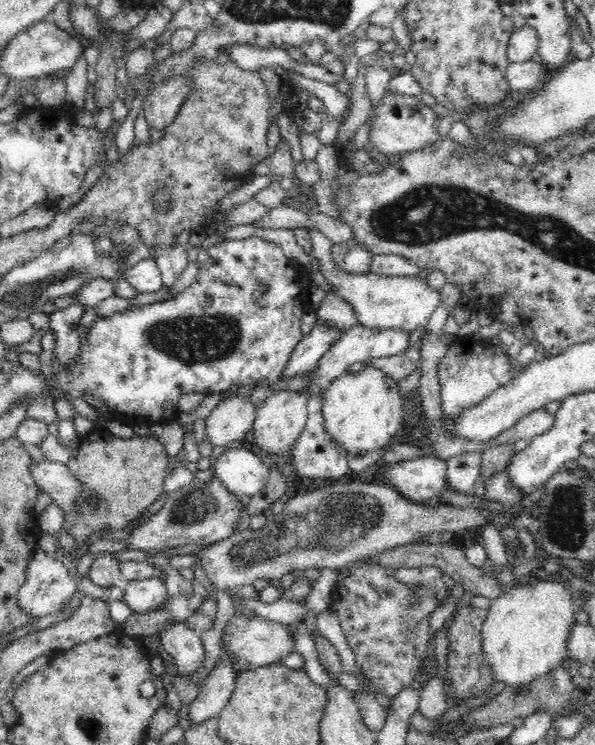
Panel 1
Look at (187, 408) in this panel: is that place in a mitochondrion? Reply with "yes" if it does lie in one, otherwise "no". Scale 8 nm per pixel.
no

